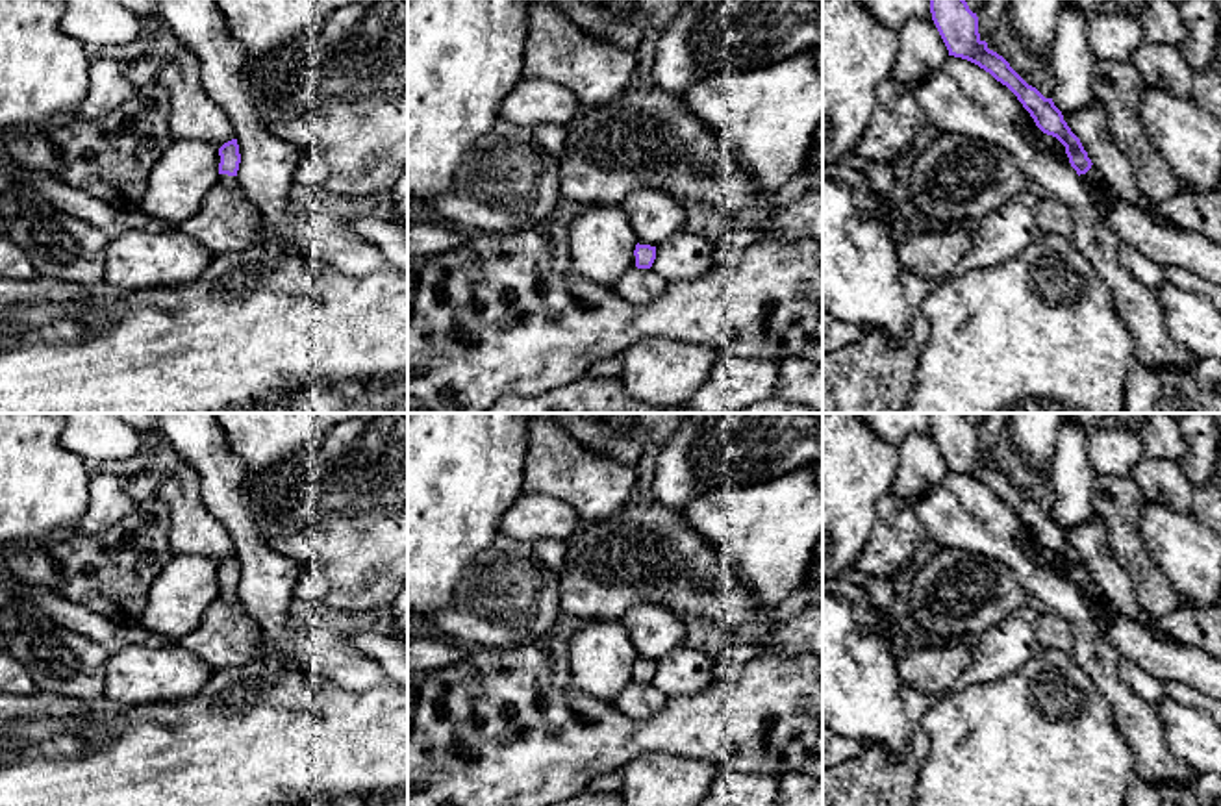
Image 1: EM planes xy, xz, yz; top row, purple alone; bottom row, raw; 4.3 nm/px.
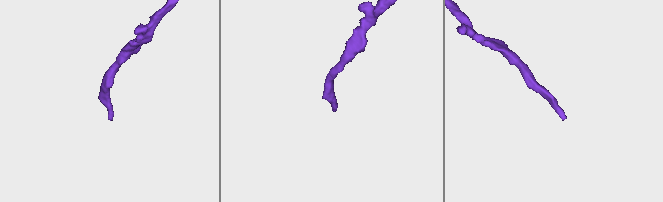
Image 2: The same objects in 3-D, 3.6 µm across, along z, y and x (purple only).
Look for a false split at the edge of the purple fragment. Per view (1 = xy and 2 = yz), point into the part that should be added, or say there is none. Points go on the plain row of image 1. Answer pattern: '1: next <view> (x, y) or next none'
1: next xy (228, 597)
2: next yz (1092, 595)

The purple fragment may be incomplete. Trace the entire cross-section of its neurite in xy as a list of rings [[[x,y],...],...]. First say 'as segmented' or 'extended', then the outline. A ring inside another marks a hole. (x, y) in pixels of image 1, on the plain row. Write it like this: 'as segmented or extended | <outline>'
extended | [[[232,554],[219,563],[217,578],[219,578],[219,597],[226,604],[237,602],[237,586],[241,578],[237,554]]]

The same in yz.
extended | [[[930,413],[930,428],[949,471],[978,480],[1006,500],[1030,528],[1036,541],[1065,561],[1071,582],[1091,611],[1108,623],[1114,621],[1115,611],[1110,610],[1080,554],[1071,547],[1052,513],[1045,513],[1002,471],[988,463],[988,458],[978,448],[978,432],[969,424],[967,417],[963,413]]]

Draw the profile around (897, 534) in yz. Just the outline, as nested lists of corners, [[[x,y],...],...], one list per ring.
[[[891,491],[876,502],[876,523],[854,567],[897,584],[899,573],[926,539],[928,532],[913,506]]]

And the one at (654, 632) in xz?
[[[656,604],[634,606],[623,615],[623,624],[639,660],[658,661],[686,641],[686,623]]]

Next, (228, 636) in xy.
[[[217,597],[209,604],[202,624],[176,643],[191,650],[213,671],[219,671],[269,660],[259,652],[259,636],[261,630],[239,600],[226,604]]]

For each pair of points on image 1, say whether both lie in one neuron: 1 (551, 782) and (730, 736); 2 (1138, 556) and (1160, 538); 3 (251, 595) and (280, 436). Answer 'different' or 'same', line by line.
1: same
2: different
3: different

